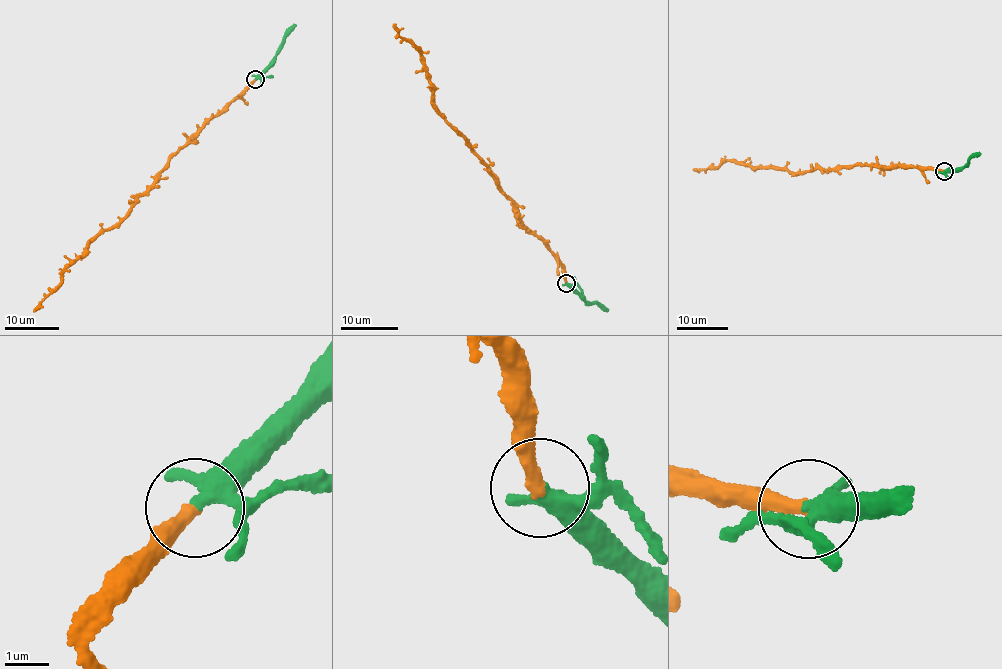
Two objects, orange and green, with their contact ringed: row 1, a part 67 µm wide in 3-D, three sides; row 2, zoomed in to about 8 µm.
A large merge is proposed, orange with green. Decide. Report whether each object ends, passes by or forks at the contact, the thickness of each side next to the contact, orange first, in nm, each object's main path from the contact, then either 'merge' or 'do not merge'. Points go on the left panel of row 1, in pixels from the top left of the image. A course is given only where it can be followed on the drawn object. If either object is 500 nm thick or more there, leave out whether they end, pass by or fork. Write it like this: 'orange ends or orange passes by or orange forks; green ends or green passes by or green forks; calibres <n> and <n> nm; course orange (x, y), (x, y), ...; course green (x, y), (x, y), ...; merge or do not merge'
orange ends; green forks; calibres 340 and 280 nm; course orange (255, 80), (173, 156), (117, 224), (101, 232), (64, 271), (61, 282), (33, 312); course green (255, 79), (295, 24); merge

